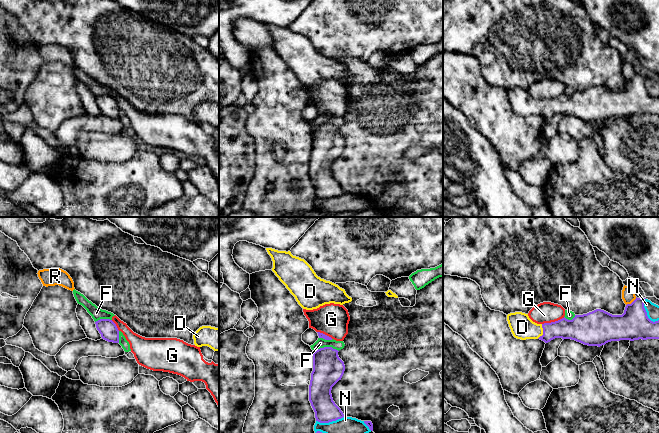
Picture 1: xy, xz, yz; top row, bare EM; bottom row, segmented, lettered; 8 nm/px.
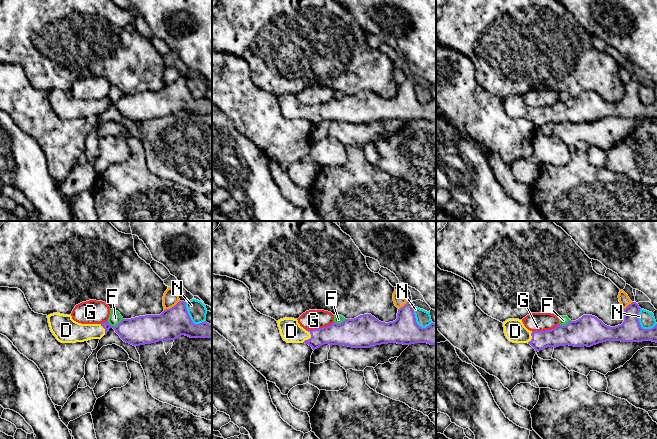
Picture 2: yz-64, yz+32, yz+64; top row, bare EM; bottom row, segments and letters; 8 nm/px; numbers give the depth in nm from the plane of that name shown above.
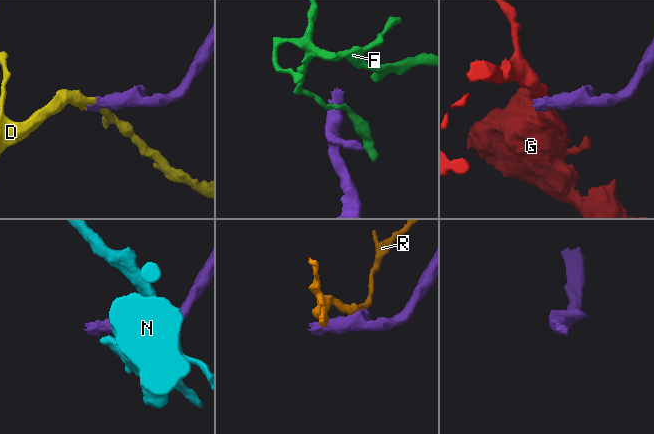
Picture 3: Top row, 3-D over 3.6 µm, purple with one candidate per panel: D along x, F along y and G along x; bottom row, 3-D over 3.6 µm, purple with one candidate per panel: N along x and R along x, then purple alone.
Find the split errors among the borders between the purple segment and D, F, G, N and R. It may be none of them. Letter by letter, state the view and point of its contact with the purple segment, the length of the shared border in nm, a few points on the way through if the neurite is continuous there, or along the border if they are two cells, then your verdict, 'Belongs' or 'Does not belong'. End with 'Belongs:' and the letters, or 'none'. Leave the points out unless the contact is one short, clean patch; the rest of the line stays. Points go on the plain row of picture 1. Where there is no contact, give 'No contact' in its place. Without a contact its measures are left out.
D: Touches purple at yz (543, 108). Shared border 130 nm. Path across: yz (574, 105), (554, 105), (543, 108), (522, 103). Belongs
F: Touches purple at xz (326, 123). Shared border 200 nm. Does not belong
G: Touches purple at yz (553, 98). Shared border 190 nm. Boundary: yz (564, 93), (542, 100). Does not belong
N: Touches purple at yz (646, 88). Shared border 220 nm. Does not belong
R: Touches purple at yz (632, 78). Shared border 110 nm. Does not belong
Belongs: D

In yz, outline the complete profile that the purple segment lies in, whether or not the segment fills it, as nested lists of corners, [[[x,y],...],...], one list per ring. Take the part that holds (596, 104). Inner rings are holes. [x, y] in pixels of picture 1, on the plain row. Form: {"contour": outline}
{"contour": [[[646,74],[627,80],[622,91],[596,85],[572,96],[565,93],[551,99],[537,100],[528,90],[510,89],[507,97],[517,115],[540,115],[545,119],[555,114],[571,115],[588,122],[602,122],[611,117],[659,115],[659,96],[651,97],[644,84]]]}

